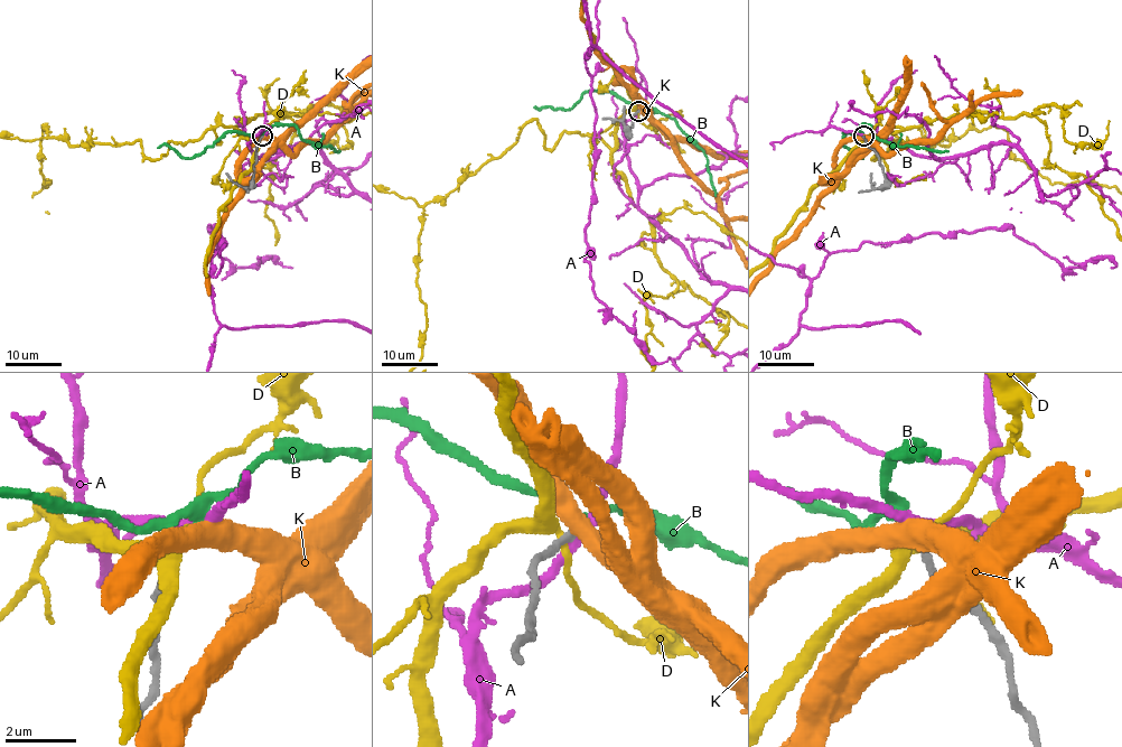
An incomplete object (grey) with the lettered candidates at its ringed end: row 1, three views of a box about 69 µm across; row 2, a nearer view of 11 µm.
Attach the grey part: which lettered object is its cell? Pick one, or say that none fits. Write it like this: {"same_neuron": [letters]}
{"same_neuron": ["B"]}

